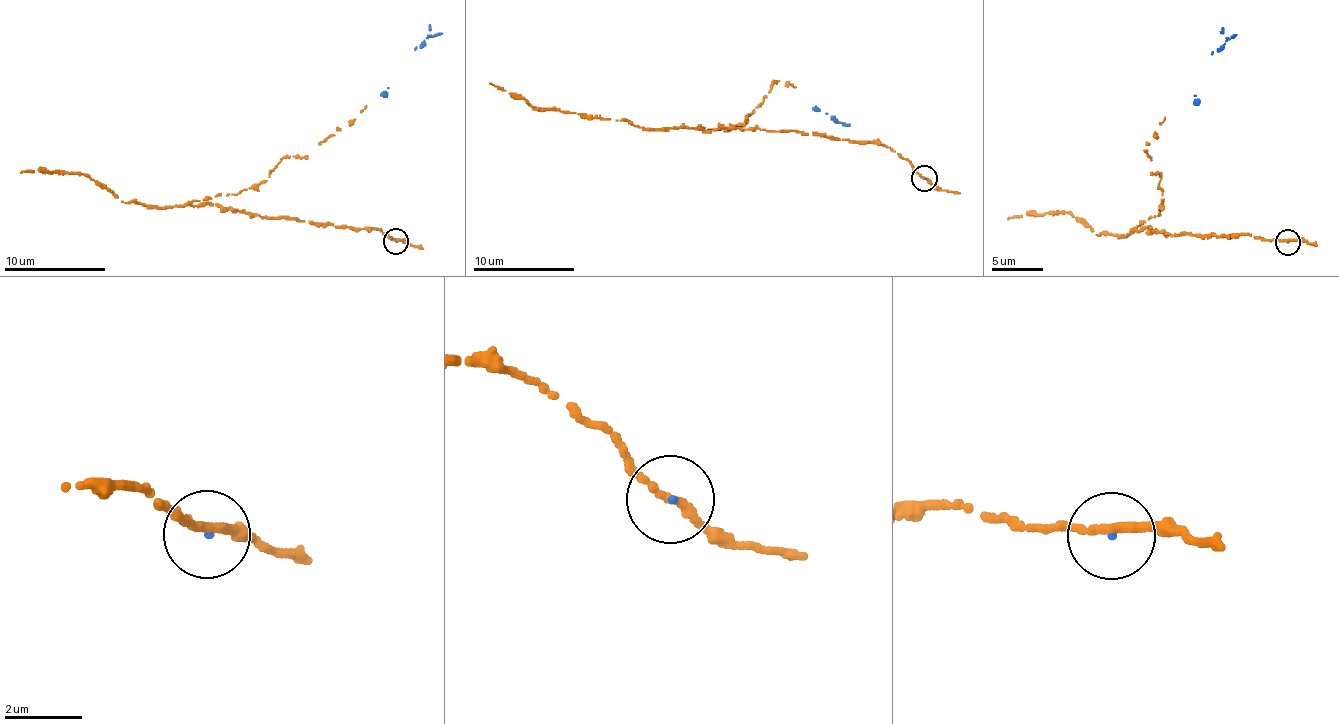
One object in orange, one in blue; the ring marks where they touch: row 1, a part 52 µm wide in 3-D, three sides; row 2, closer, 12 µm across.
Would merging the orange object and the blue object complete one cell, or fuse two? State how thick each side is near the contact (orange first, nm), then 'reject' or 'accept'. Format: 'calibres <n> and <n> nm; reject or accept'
calibres 240 and 70 nm; accept

